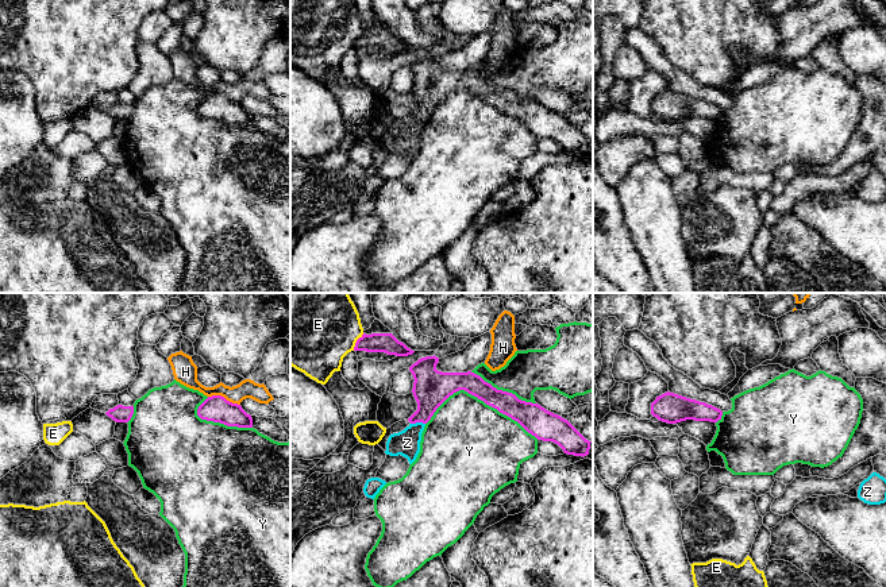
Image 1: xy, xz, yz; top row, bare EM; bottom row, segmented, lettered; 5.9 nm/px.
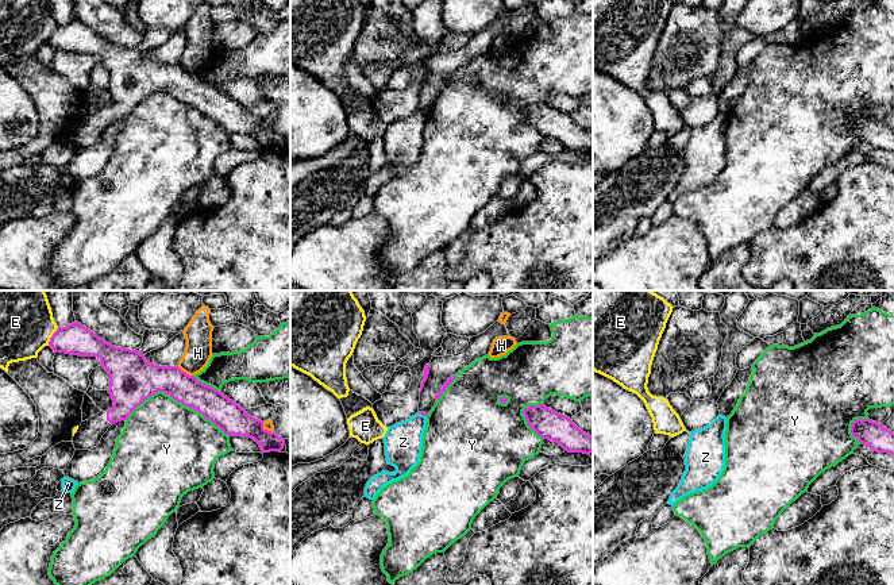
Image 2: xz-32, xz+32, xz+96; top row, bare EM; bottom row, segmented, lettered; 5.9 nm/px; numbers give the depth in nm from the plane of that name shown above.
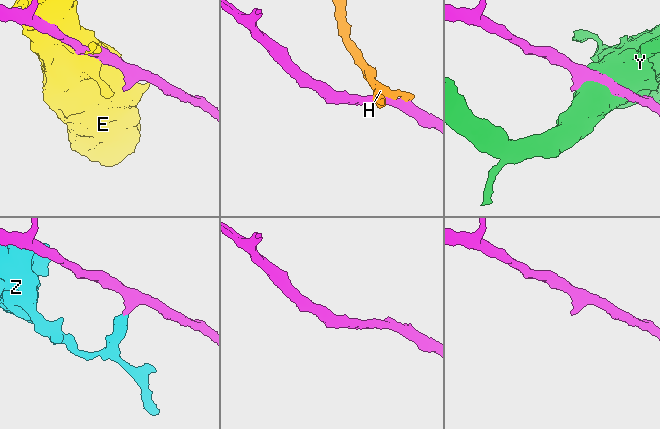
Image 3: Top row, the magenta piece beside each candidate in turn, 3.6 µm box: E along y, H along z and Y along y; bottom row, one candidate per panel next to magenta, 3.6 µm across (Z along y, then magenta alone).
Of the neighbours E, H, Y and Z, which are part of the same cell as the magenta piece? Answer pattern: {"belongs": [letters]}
{"belongs": []}

